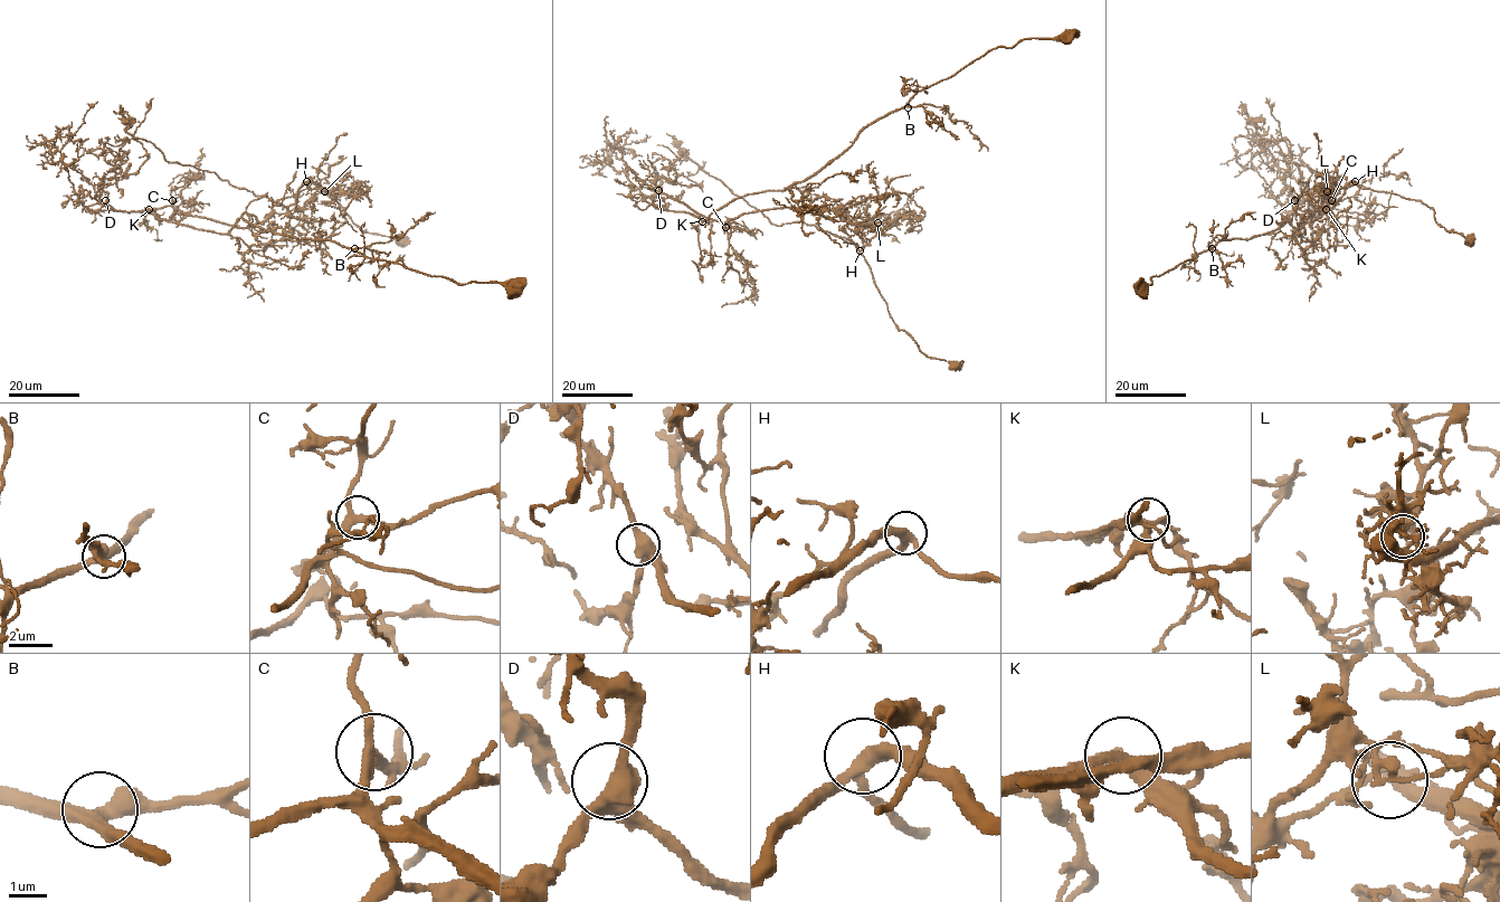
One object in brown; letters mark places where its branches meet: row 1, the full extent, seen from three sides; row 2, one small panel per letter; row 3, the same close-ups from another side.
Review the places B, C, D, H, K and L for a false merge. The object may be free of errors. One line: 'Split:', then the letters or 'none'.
Split: L

